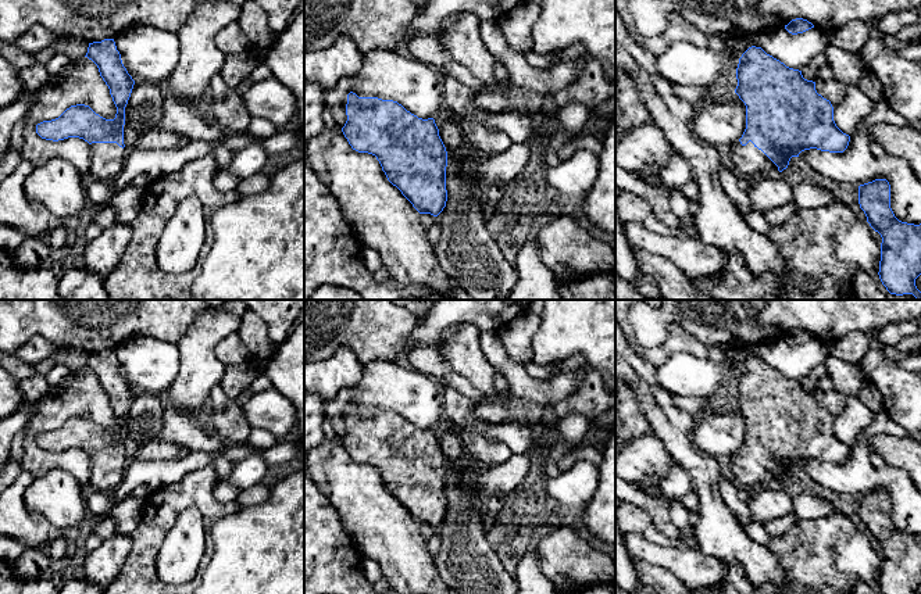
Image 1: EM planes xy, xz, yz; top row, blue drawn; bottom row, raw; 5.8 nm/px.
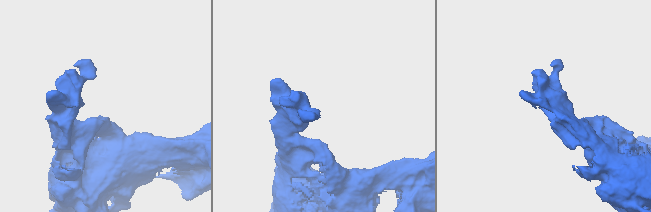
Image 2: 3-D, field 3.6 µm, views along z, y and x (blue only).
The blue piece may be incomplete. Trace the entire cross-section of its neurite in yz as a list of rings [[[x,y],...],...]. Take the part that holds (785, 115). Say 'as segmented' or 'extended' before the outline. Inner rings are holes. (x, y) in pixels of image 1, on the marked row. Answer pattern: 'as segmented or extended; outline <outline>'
extended; outline [[[752,46],[739,58],[736,79],[735,93],[746,105],[746,129],[724,154],[738,178],[758,180],[782,172],[804,150],[843,153],[847,148],[850,136],[836,126],[831,101],[817,93],[815,82],[804,79],[802,71]]]

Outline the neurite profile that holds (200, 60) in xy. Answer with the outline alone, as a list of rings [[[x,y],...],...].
[[[204,0],[176,32],[181,58],[167,79],[167,90],[175,97],[203,107],[211,79],[222,69],[225,54],[217,47],[215,36],[236,22],[240,6]]]

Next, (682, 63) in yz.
[[[781,26],[752,36],[729,35],[722,51],[677,40],[656,54],[654,61],[658,75],[671,85],[710,87],[720,79],[729,78],[728,71],[738,68],[739,58],[752,46],[761,47],[789,68],[803,71],[817,56],[825,54],[829,44],[828,33],[815,26],[797,35]]]

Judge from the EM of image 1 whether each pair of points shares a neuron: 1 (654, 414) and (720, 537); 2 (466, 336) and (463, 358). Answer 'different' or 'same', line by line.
1: same
2: same

